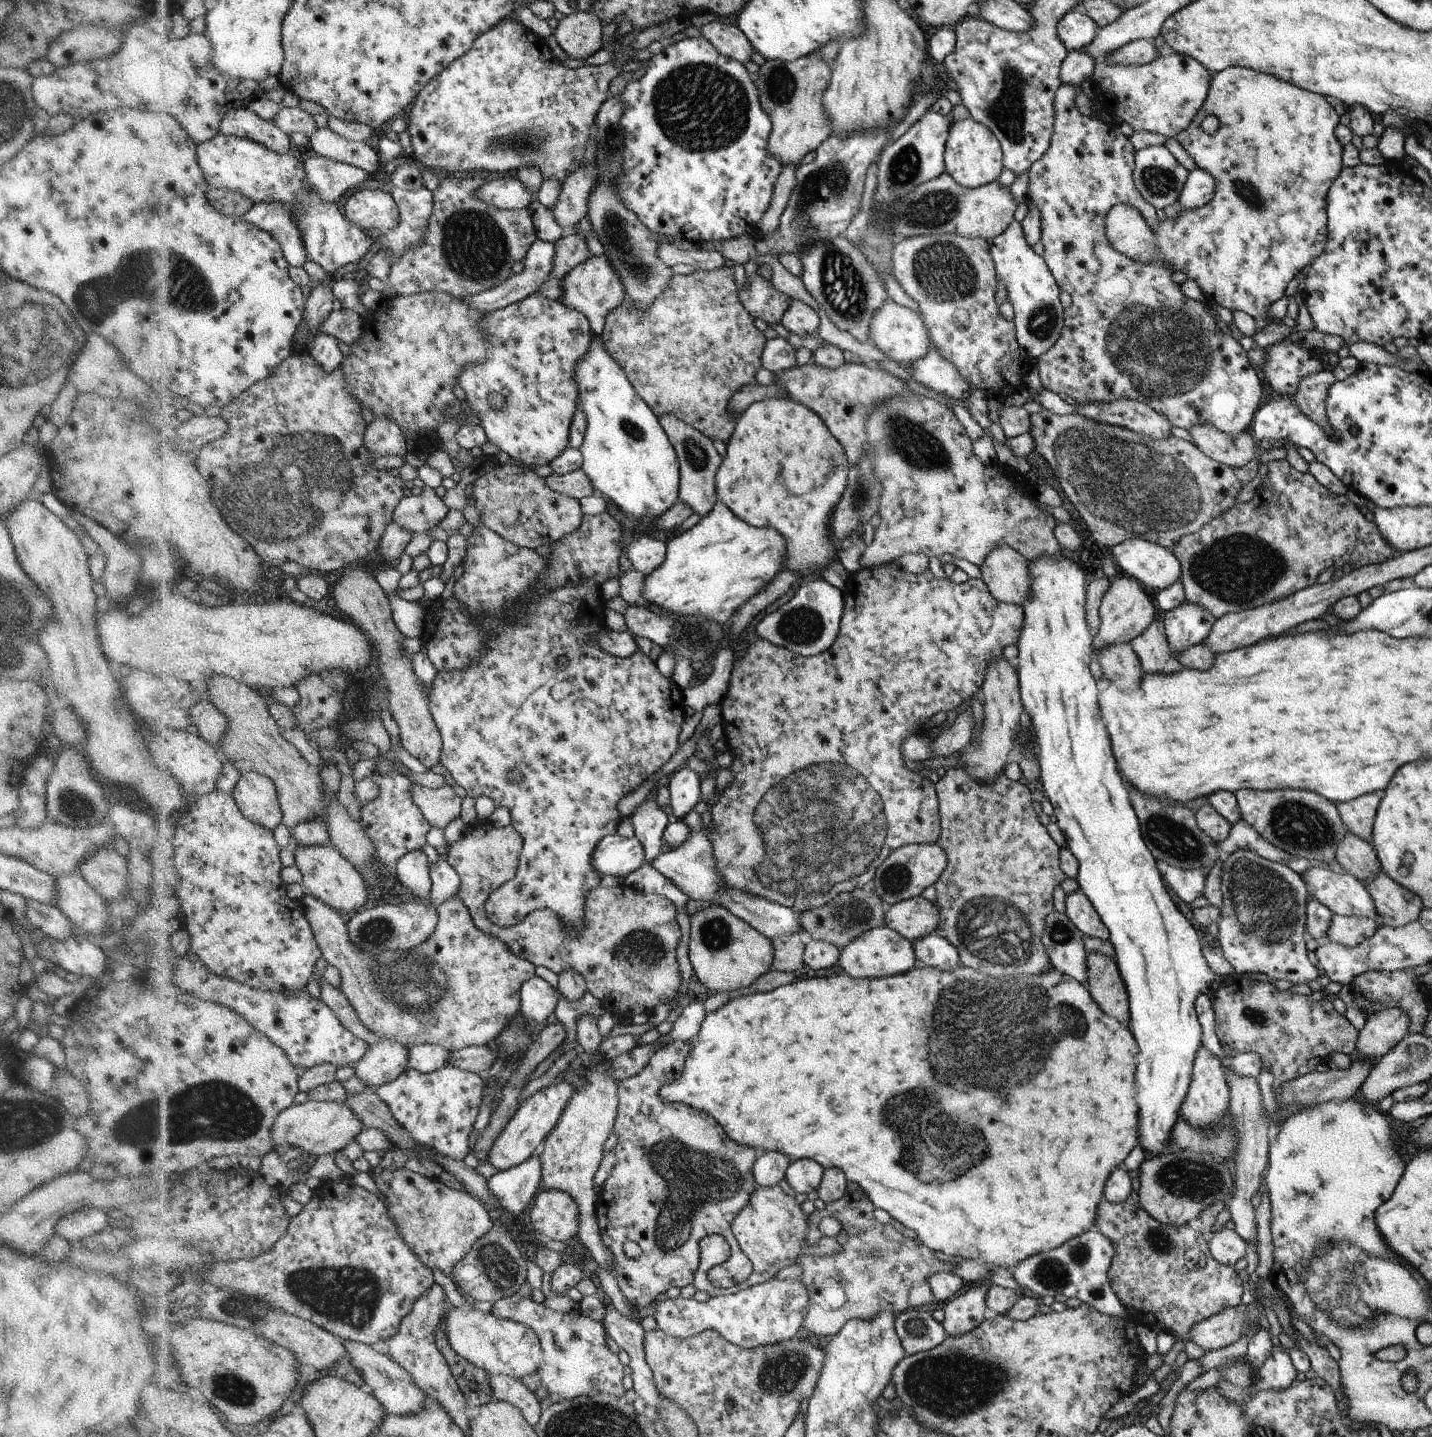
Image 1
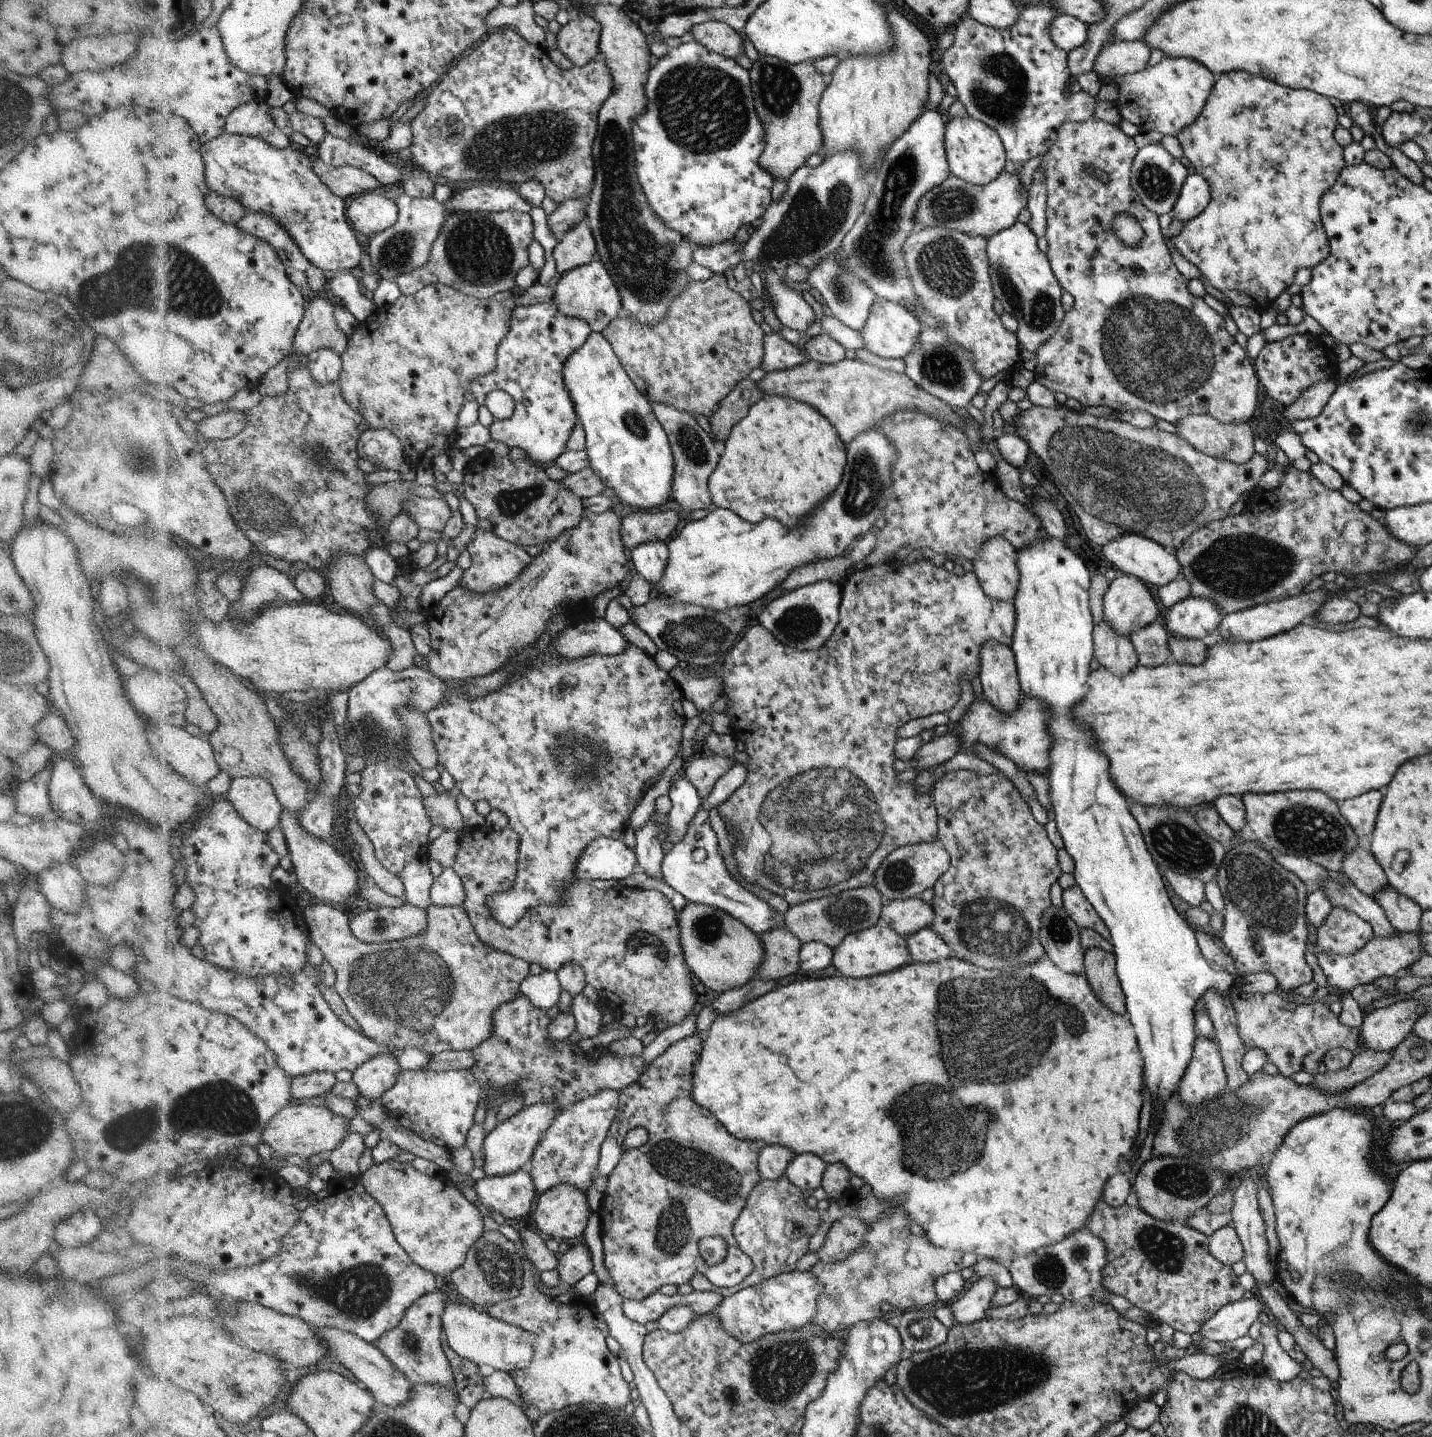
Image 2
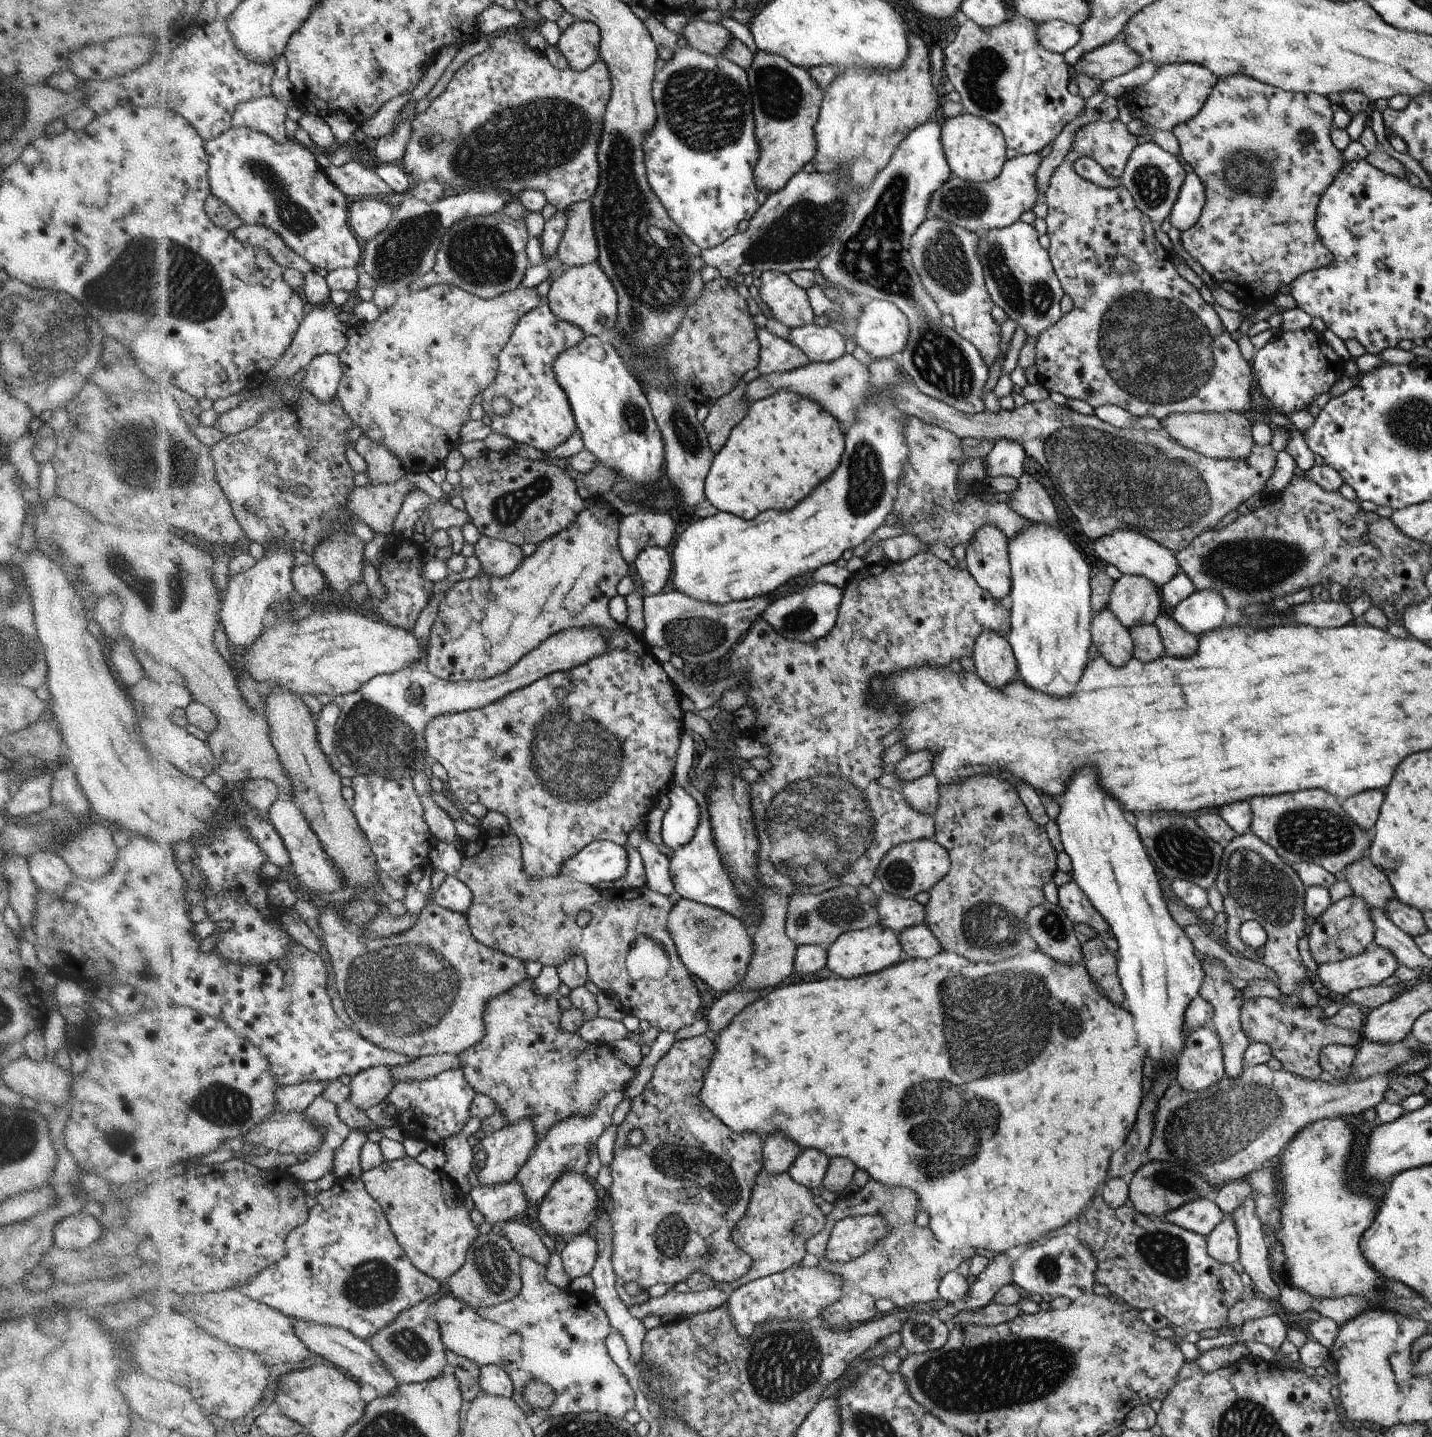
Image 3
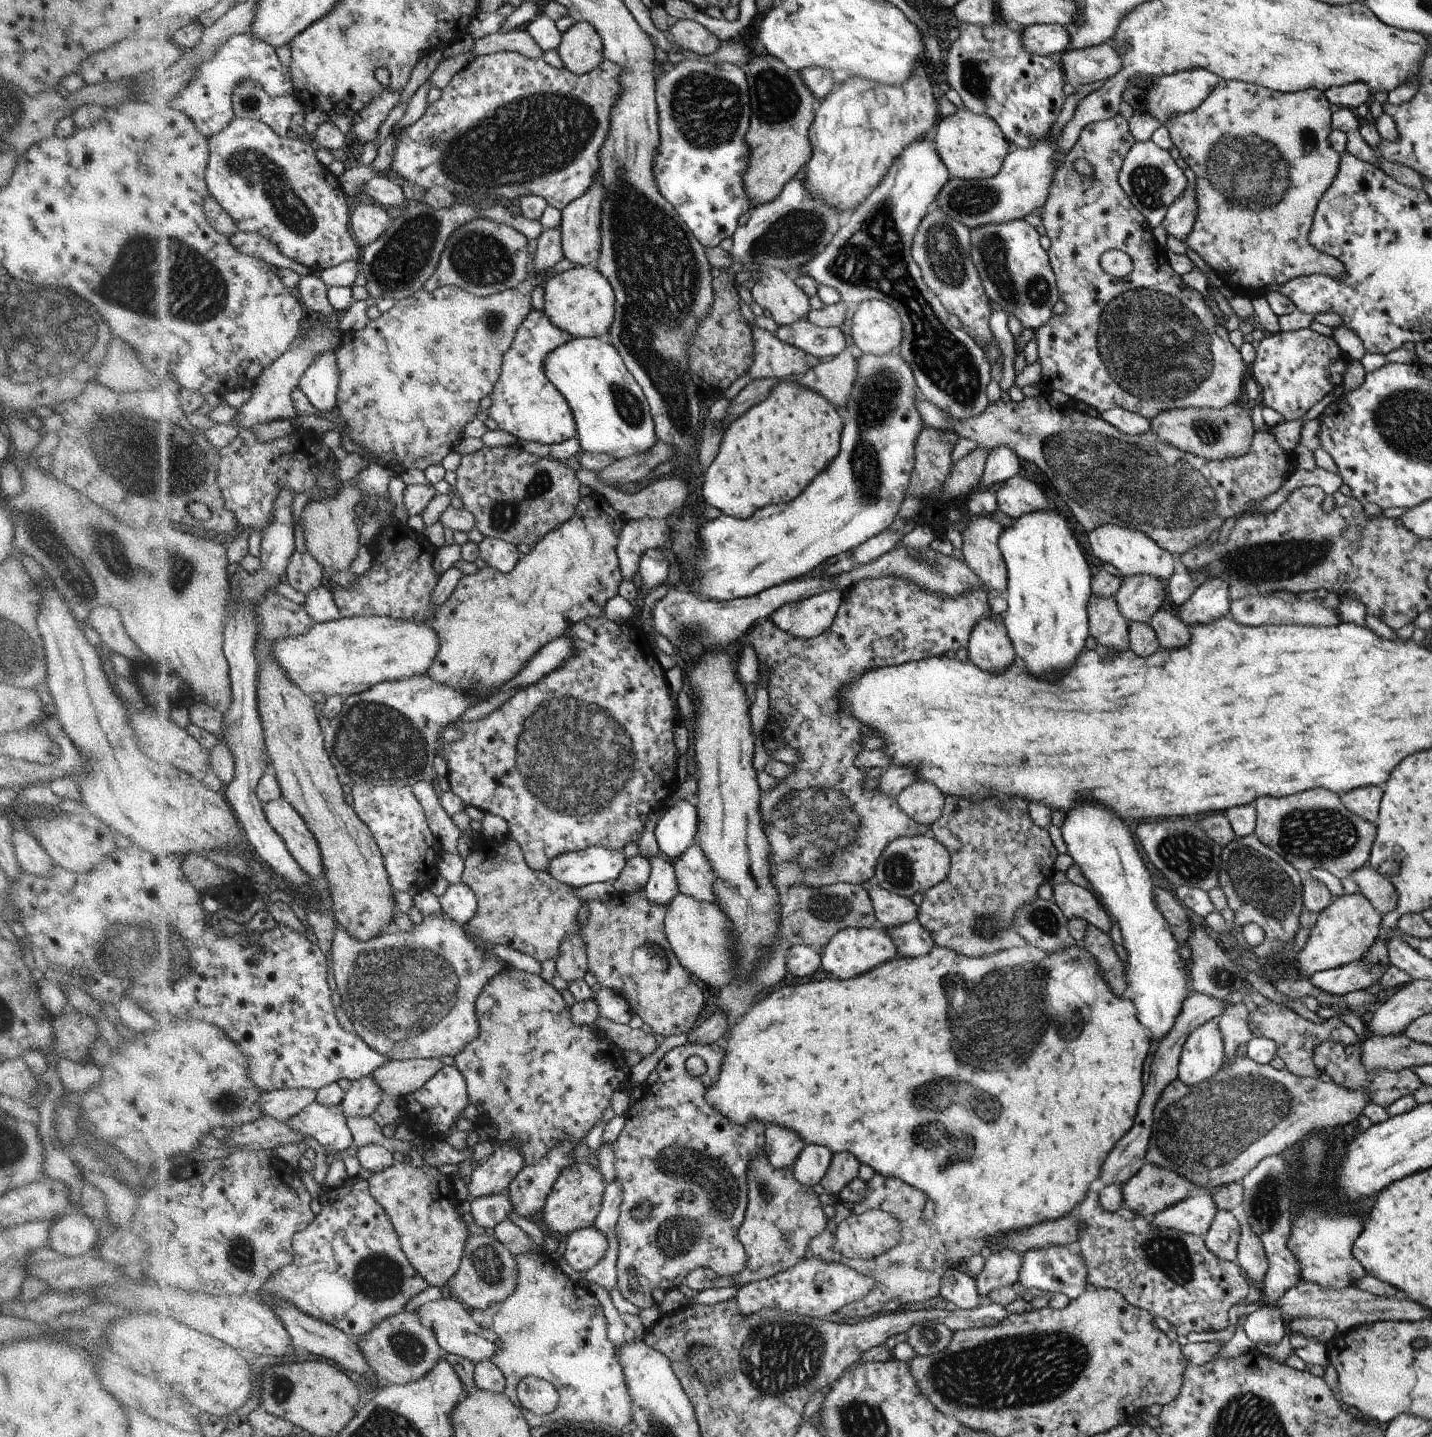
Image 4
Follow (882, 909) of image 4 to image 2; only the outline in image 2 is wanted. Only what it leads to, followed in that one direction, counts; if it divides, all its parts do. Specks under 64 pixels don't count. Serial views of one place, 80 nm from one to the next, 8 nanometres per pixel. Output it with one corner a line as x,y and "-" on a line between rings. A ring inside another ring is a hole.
910,897
886,900
880,921
903,937
908,937
913,932
930,928
934,918
934,908
930,903
922,901
921,897

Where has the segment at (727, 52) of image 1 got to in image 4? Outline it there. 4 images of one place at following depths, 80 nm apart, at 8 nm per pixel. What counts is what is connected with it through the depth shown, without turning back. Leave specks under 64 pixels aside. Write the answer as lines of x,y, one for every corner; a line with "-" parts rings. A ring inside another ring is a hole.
671,20
665,32
668,41
674,47
683,48
694,54
708,55
716,52
721,46
720,40
704,25
693,20

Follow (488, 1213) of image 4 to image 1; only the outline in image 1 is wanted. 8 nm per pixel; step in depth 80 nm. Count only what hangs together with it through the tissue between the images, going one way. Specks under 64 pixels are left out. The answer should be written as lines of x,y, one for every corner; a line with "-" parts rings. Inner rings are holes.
538,1152
525,1163
508,1171
497,1171
487,1180
488,1190
504,1214
516,1220
541,1189
541,1166

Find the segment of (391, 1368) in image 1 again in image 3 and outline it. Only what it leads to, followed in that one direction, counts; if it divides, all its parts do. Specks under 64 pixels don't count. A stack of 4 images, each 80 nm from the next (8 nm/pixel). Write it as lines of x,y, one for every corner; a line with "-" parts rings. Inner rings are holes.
294,1319
294,1322
297,1335
313,1353
319,1354
321,1358
333,1362
340,1368
346,1368
354,1378
358,1378
360,1383
370,1383
376,1388
380,1397
392,1394
401,1385
399,1380
389,1372
385,1361
378,1356
370,1342
356,1336
351,1330
311,1323
302,1319

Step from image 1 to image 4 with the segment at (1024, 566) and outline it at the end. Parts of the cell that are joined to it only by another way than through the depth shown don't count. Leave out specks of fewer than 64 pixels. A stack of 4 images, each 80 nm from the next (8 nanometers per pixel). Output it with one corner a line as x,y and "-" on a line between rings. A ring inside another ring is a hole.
980,513
979,515
975,515
973,519
969,520
968,527
966,527
961,534
961,537
963,538
961,549
965,558
965,563
971,568
973,573
976,573
983,580
986,588
988,588
988,590
992,590
992,594
1003,595
1004,591
1008,587
1009,580
1007,564
1005,563
999,546
1000,538
1002,536
1002,532
1004,532
1005,526
1000,521
994,520
994,516
990,516
988,514
992,513

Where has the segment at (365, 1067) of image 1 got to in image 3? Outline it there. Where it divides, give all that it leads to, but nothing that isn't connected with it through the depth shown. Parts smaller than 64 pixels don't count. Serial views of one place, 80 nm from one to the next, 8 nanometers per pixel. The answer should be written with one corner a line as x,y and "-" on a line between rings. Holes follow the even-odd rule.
374,1067
352,1078
350,1084
352,1092
349,1099
366,1112
386,1102
396,1086
391,1068

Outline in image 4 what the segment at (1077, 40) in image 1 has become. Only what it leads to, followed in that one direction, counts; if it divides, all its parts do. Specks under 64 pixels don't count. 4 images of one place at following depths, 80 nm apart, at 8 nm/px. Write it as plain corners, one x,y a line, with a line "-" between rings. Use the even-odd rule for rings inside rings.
1059,24
1030,25
1021,34
1021,44
1031,55
1058,57
1071,48
1072,33

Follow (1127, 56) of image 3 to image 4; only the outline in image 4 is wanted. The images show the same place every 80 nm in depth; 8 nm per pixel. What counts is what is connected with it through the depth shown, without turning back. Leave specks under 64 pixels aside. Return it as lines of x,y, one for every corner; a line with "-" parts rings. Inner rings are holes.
1112,42
1088,48
1068,49
1057,57
1062,64
1066,82
1076,87
1096,80
1108,81
1120,69
1122,61

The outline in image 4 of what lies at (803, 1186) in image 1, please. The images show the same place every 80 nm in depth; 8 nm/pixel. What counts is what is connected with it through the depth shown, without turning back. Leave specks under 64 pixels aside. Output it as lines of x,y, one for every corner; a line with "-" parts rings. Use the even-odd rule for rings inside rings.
806,1144
802,1152
795,1158
793,1175
802,1184
813,1187
826,1174
833,1157
833,1152
824,1145

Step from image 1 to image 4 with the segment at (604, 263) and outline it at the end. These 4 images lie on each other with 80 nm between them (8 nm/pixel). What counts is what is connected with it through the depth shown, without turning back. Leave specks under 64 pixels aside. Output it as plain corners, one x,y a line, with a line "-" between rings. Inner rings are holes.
576,265
573,269
548,278
542,287
544,289
544,307
542,310
548,314
552,324
564,332
569,332
574,339
602,336
602,334
609,332
610,327
613,326
616,318
616,293
613,291
613,285
605,276
602,276
595,265
586,267

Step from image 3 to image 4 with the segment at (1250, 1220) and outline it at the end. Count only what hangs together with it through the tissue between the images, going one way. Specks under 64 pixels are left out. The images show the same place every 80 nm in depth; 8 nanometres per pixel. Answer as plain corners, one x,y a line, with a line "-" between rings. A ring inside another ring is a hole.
1249,1222
1241,1226
1240,1246
1237,1248
1237,1258
1242,1270
1254,1280
1256,1286
1263,1284
1263,1278
1268,1270
1267,1256
1261,1241
1252,1232

